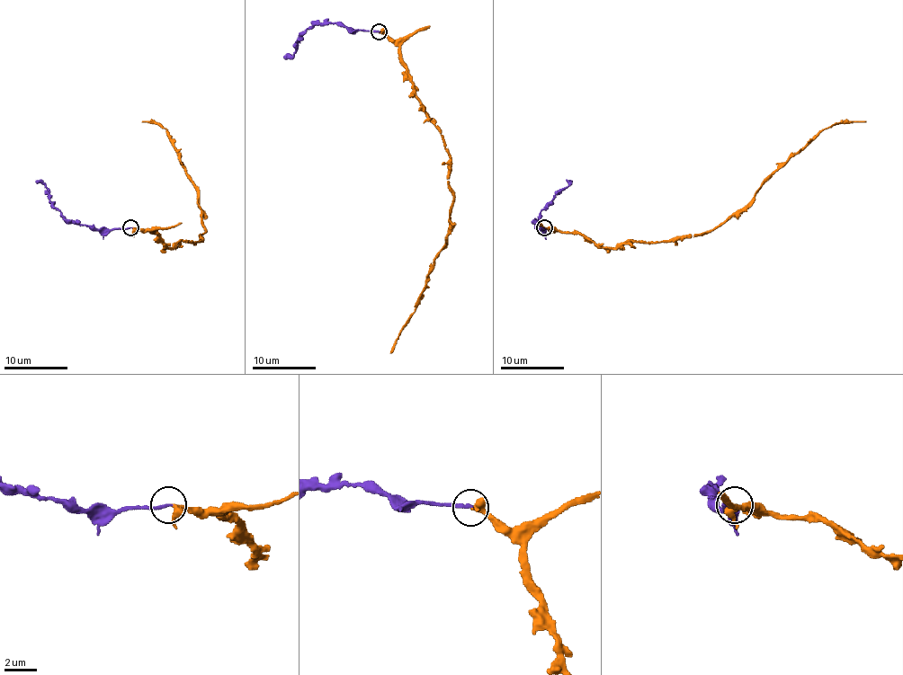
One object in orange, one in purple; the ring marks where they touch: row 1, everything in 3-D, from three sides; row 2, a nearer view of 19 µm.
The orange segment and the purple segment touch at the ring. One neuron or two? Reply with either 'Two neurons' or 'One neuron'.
One neuron

